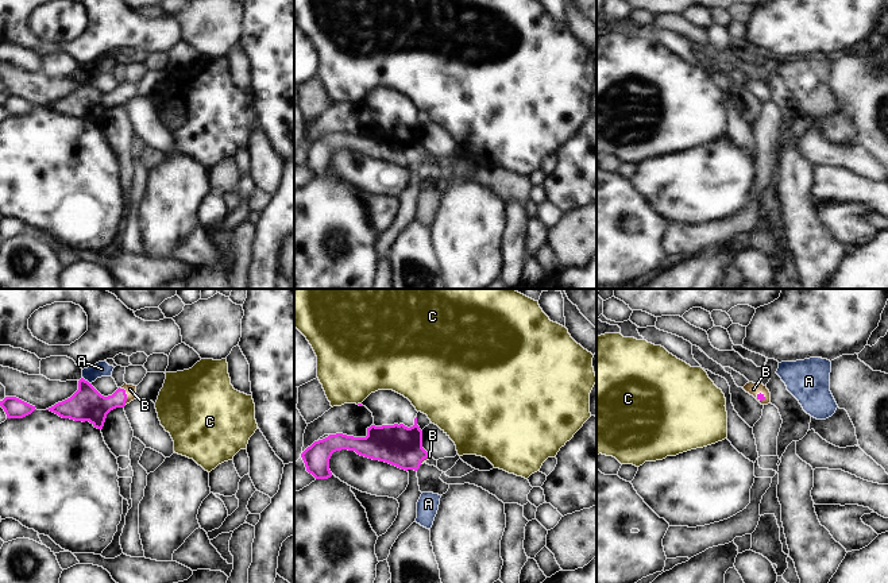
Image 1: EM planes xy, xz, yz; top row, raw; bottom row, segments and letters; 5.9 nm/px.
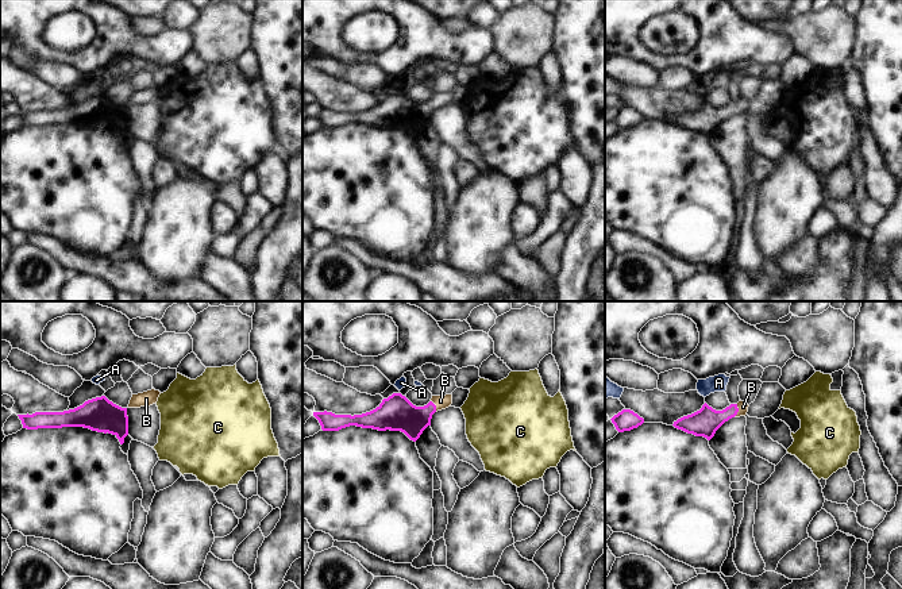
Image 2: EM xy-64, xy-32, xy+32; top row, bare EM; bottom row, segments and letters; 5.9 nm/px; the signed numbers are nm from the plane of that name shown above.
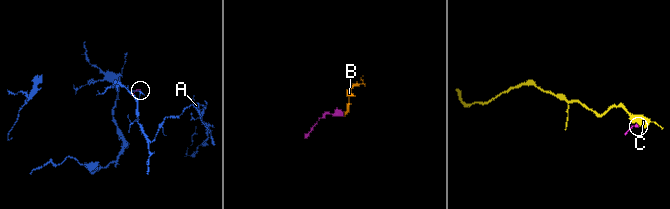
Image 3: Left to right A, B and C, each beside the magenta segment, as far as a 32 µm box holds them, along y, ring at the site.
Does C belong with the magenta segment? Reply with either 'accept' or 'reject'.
reject

